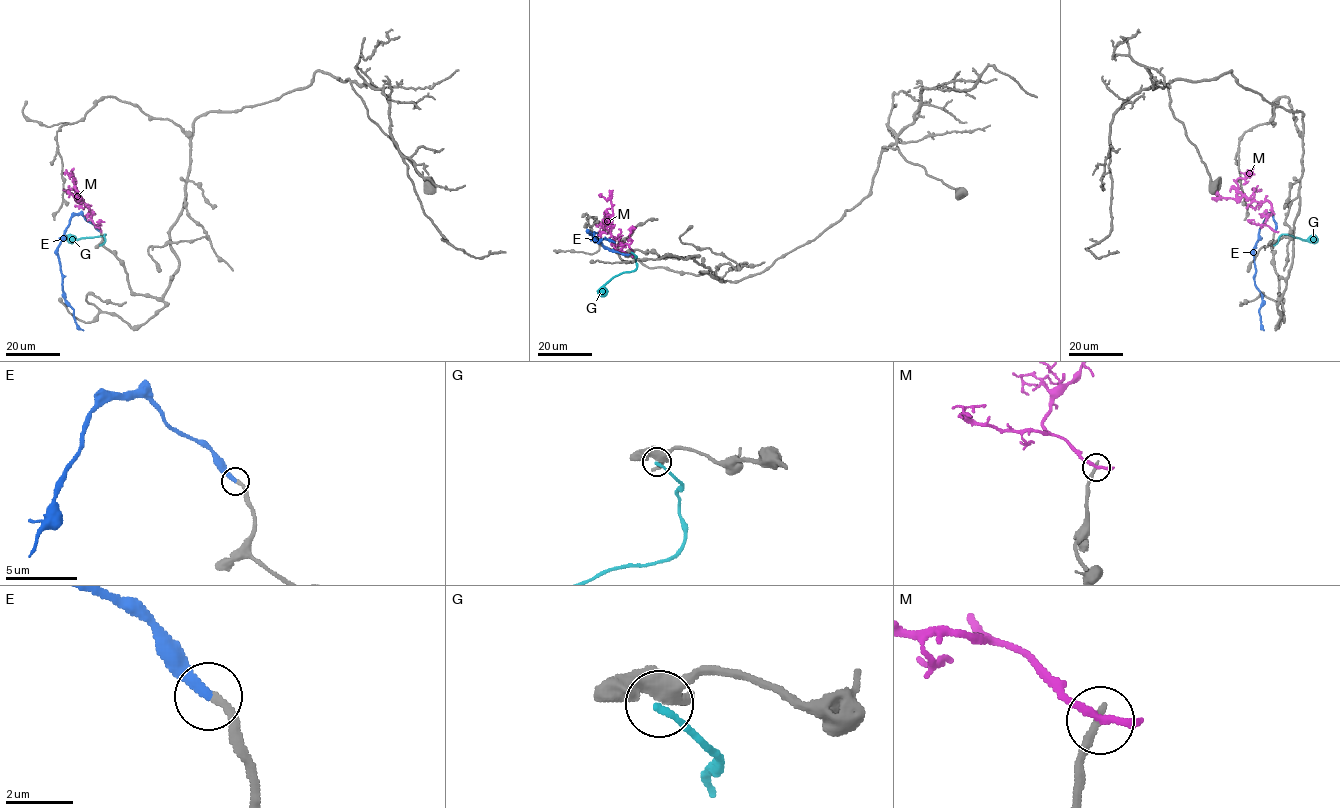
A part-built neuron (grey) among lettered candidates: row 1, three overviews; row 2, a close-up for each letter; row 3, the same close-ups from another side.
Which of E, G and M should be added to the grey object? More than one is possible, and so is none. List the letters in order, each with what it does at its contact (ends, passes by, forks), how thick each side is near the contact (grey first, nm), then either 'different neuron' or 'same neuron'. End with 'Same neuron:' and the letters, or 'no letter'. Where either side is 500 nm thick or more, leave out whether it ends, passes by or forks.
E: it ends | 240/280 nm | same neuron
G: 500/240 nm | different neuron
M: it ends | 320/280 nm | different neuron
Same neuron: E

